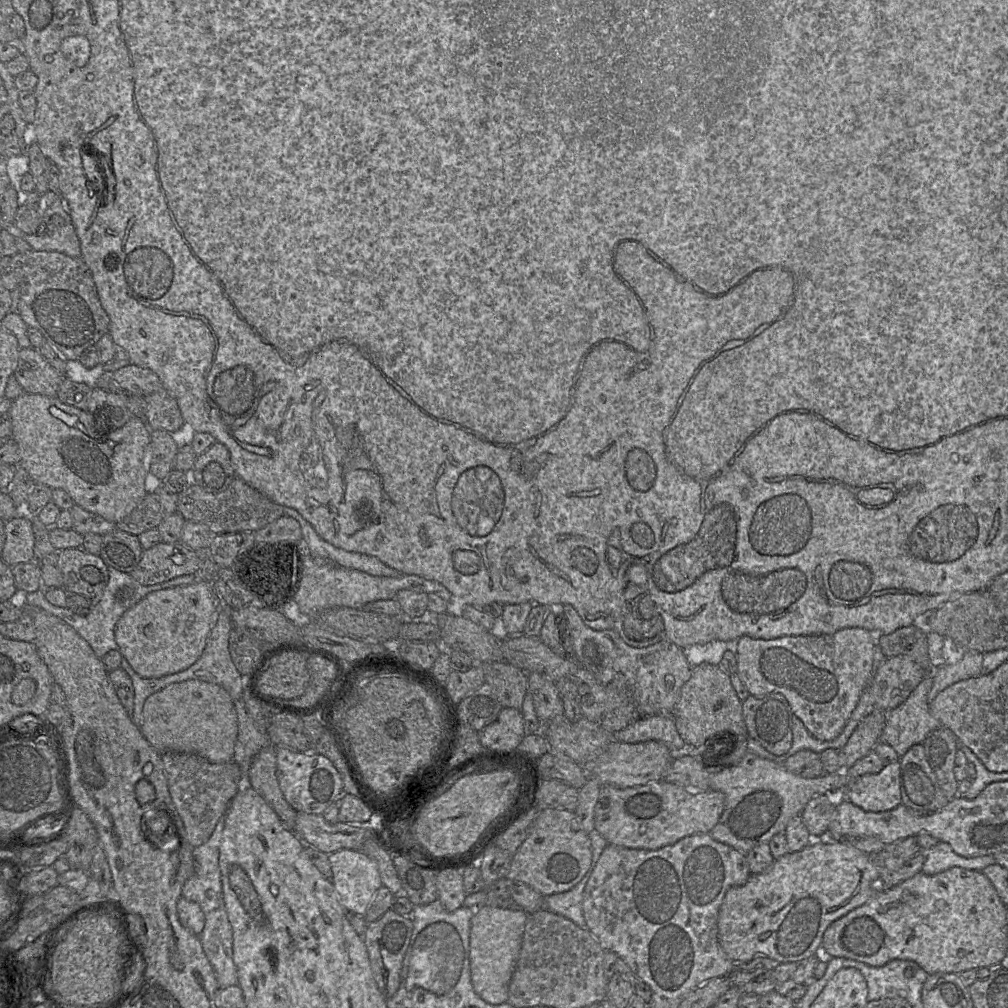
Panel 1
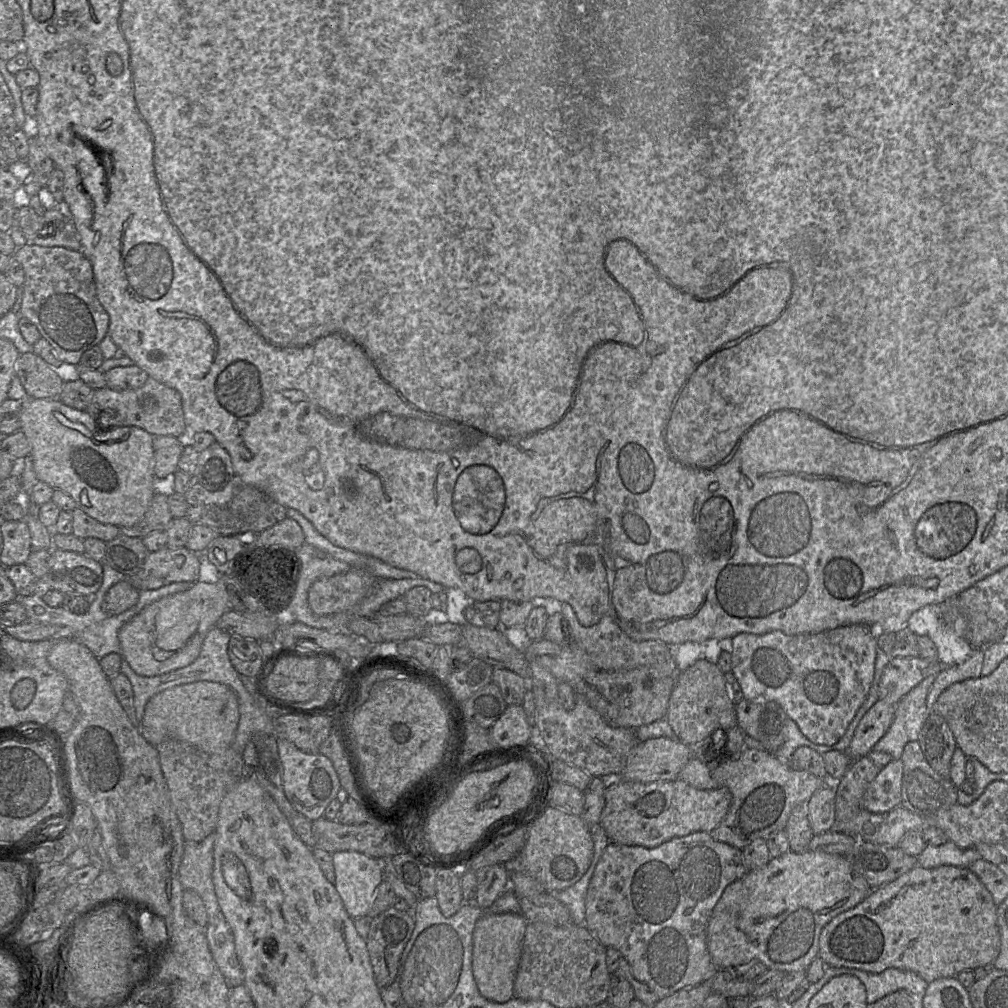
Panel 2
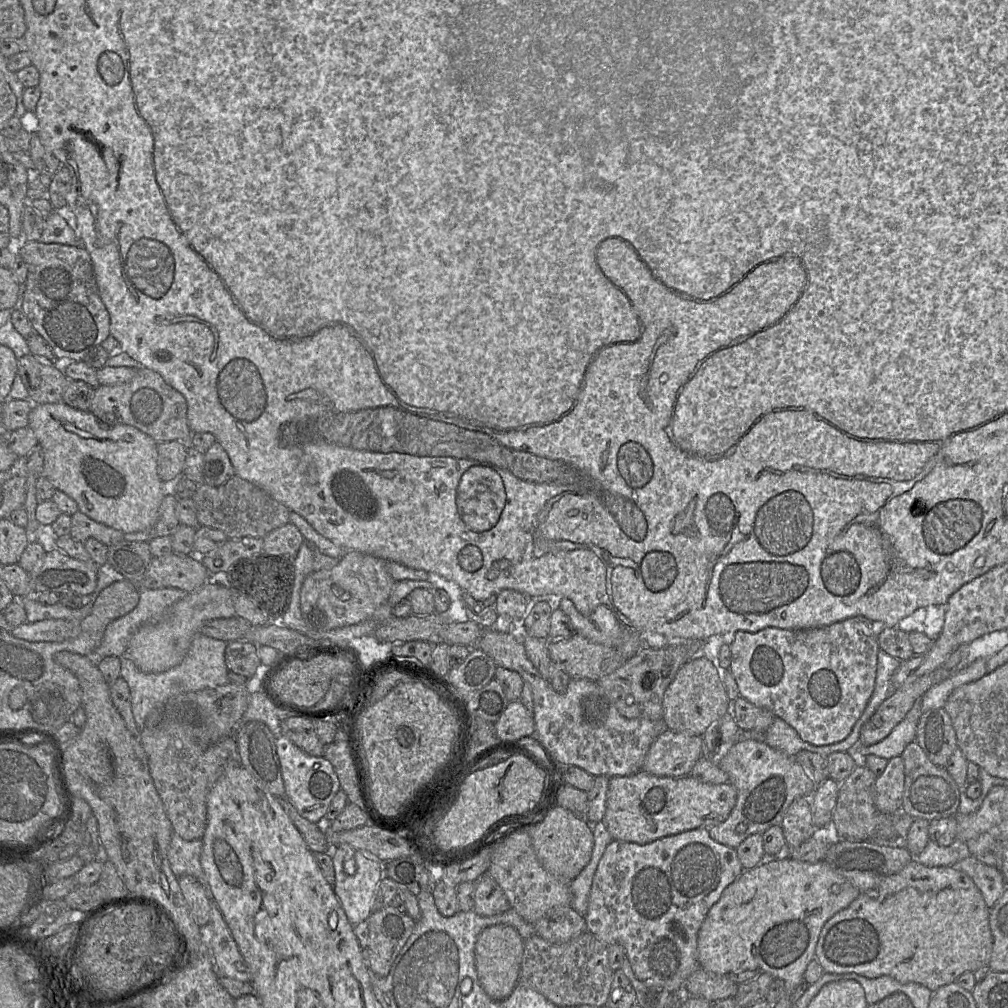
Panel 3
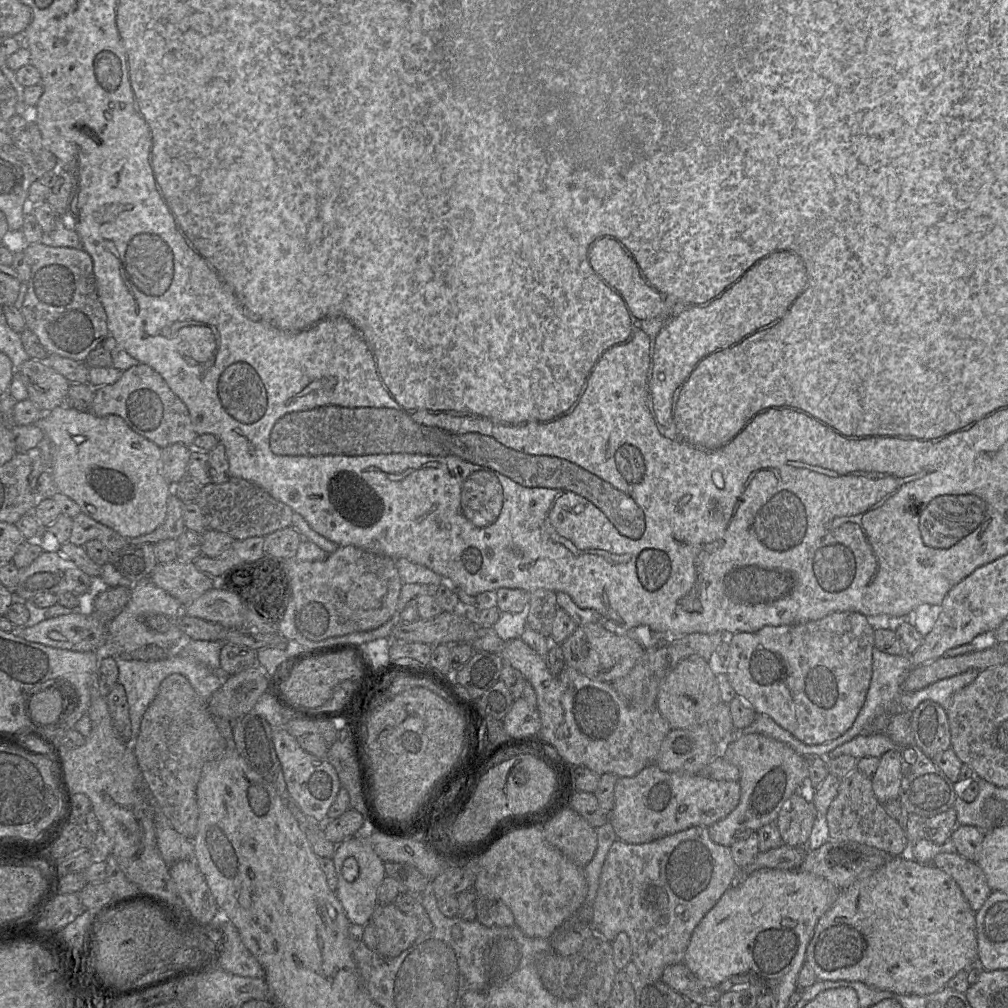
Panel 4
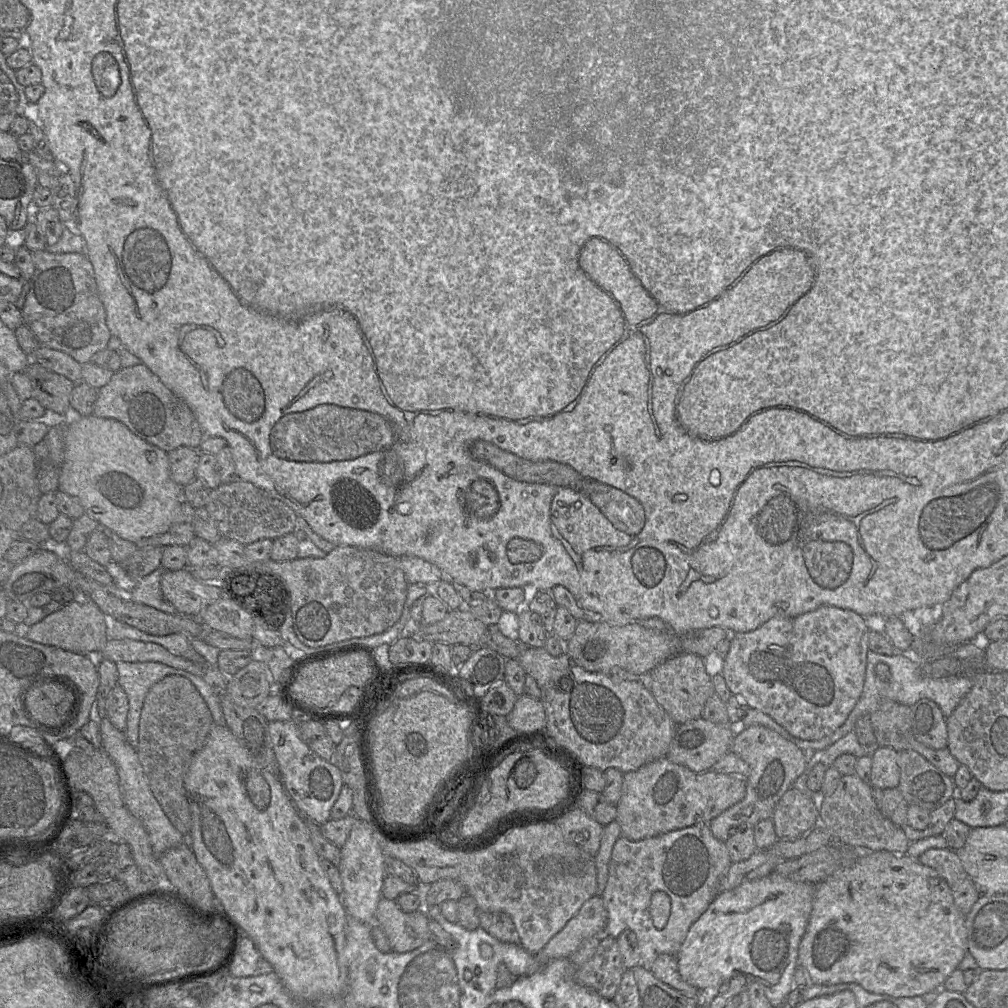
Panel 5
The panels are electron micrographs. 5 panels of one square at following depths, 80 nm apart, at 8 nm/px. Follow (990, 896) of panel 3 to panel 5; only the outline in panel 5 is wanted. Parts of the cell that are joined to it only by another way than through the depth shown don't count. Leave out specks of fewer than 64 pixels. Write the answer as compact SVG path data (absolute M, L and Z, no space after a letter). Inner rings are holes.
M929 849L920 855L918 860L921 864L936 870L946 880L952 891L956 907L963 915L967 915L982 893L965 871L956 852L951 849Z

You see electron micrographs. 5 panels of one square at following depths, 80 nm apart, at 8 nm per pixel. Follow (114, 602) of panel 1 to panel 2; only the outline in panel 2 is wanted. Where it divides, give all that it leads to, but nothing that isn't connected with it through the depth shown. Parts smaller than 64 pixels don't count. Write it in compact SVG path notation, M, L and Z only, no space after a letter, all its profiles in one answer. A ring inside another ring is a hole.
M102 562L102 565L103 565L103 582L102 582L101 587L93 596L84 596L84 597L89 597L89 604L90 604L90 607L89 607L87 613L85 613L85 614L78 615L78 614L72 613L67 608L65 608L63 605L59 606L59 607L50 607L43 601L40 592L34 593L29 596L24 596L24 597L18 598L18 600L24 606L24 608L27 612L28 621L41 622L41 623L51 624L51 625L59 627L60 637L74 638L74 639L78 640L80 643L85 645L97 659L101 659L110 653L121 654L121 647L120 647L120 642L119 642L119 638L118 638L120 629L129 620L131 620L134 616L136 616L138 613L140 613L146 606L150 605L151 603L153 603L165 596L186 591L188 589L190 589L193 585L193 583L191 583L191 582L174 582L174 583L170 583L168 585L162 586L155 590L139 591L139 600L134 607L132 607L128 611L121 613L119 615L108 616L102 609L104 597L105 597L106 593L108 592L108 590L113 585L115 585L116 583L118 583L120 581L127 580L127 577L125 577L122 573L111 568L107 563Z

